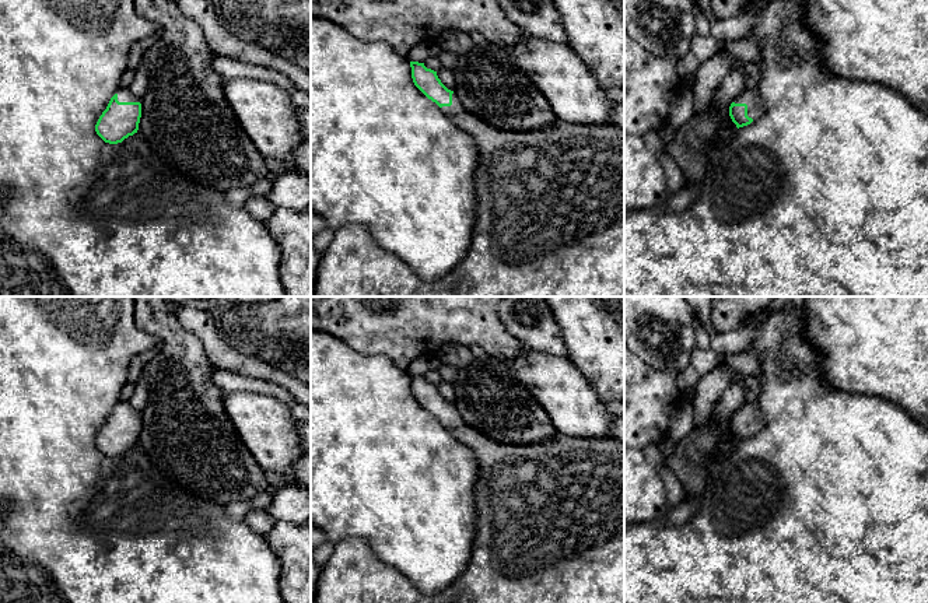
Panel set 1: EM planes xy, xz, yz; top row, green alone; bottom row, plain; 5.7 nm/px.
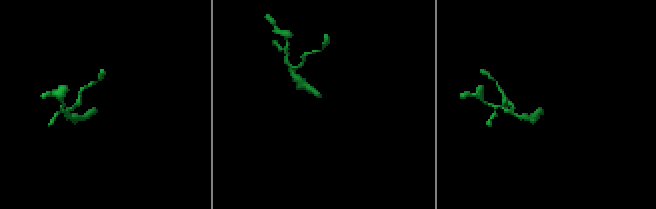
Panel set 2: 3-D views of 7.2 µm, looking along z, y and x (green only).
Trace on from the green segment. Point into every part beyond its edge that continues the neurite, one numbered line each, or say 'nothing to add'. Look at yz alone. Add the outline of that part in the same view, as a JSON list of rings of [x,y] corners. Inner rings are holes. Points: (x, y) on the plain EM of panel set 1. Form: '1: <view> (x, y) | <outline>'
1: yz (755, 417) | [[[756,403],[742,406],[733,413],[735,417],[747,418],[747,430],[753,434],[759,432],[764,427],[764,416]]]

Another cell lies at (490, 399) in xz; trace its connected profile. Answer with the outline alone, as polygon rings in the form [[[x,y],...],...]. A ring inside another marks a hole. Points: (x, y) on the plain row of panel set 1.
[[[500,357],[474,358],[458,369],[452,385],[462,418],[491,441],[532,445],[557,432],[539,400]]]

